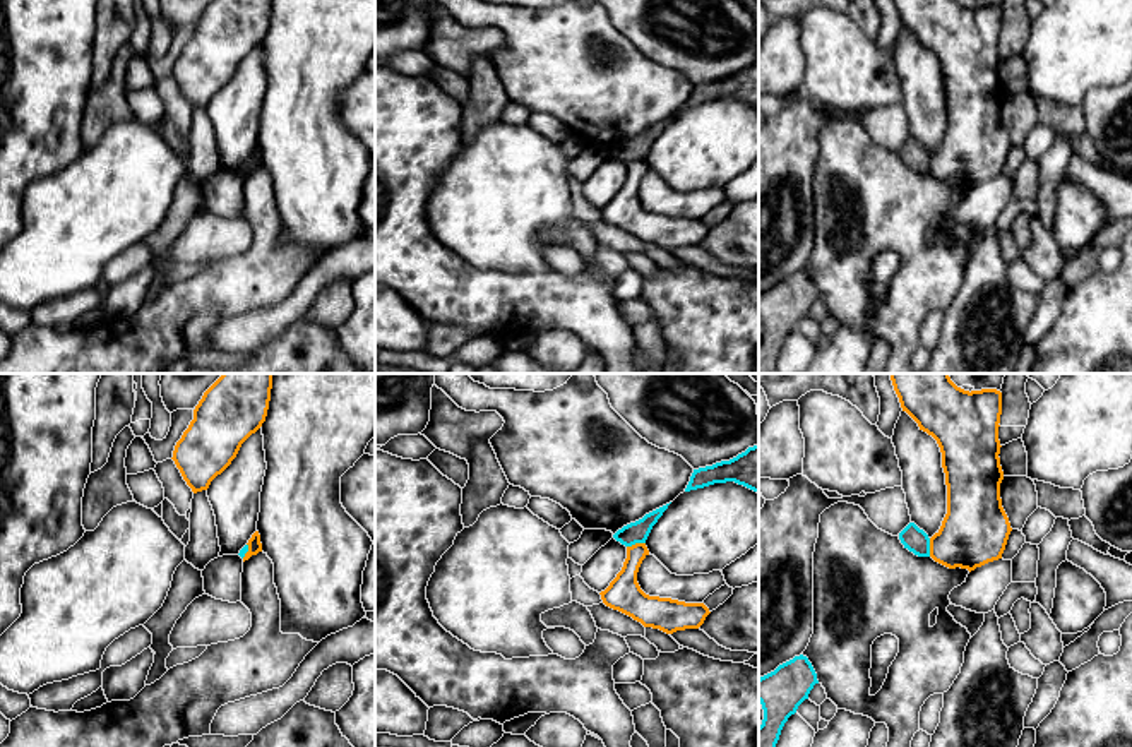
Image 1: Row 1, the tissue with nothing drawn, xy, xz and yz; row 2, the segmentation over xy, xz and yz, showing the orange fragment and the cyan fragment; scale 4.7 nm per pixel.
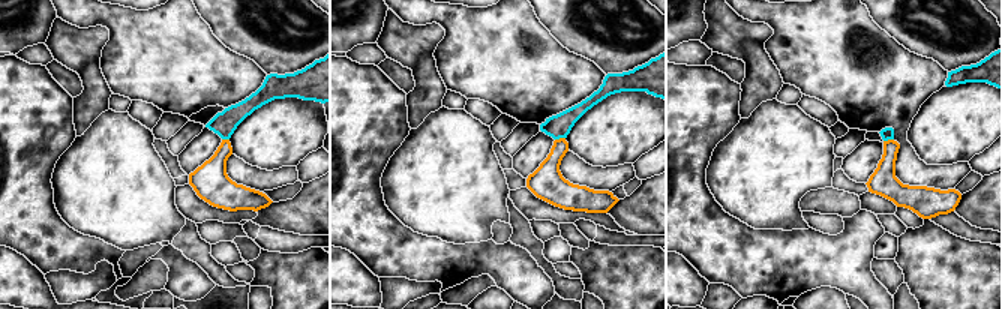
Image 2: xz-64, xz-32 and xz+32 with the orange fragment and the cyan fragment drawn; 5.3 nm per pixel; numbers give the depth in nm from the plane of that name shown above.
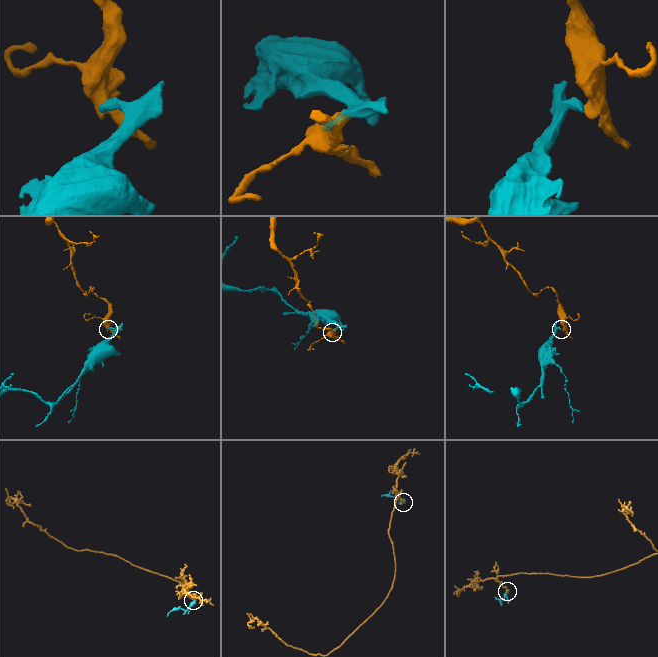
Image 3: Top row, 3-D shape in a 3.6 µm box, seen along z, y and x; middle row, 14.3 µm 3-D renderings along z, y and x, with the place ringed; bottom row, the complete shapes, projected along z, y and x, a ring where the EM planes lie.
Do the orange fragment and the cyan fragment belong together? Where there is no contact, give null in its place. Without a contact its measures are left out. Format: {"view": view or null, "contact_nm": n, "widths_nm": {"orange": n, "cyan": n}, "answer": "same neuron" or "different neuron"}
{"view": "xz", "contact_nm": 90, "widths_nm": {"orange": 160, "cyan": 100}, "answer": "different neuron"}

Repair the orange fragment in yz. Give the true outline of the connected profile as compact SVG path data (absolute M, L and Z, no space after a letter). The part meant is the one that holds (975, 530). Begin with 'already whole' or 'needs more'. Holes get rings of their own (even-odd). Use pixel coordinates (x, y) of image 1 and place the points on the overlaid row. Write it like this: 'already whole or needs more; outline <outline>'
already whole; outline M889 374L903 411L932 435L942 452L942 468L947 485L947 514L940 529L930 538L930 557L949 569L969 572L1002 559L1012 531L1002 507L998 423L1002 392L997 389L964 391L949 374Z

